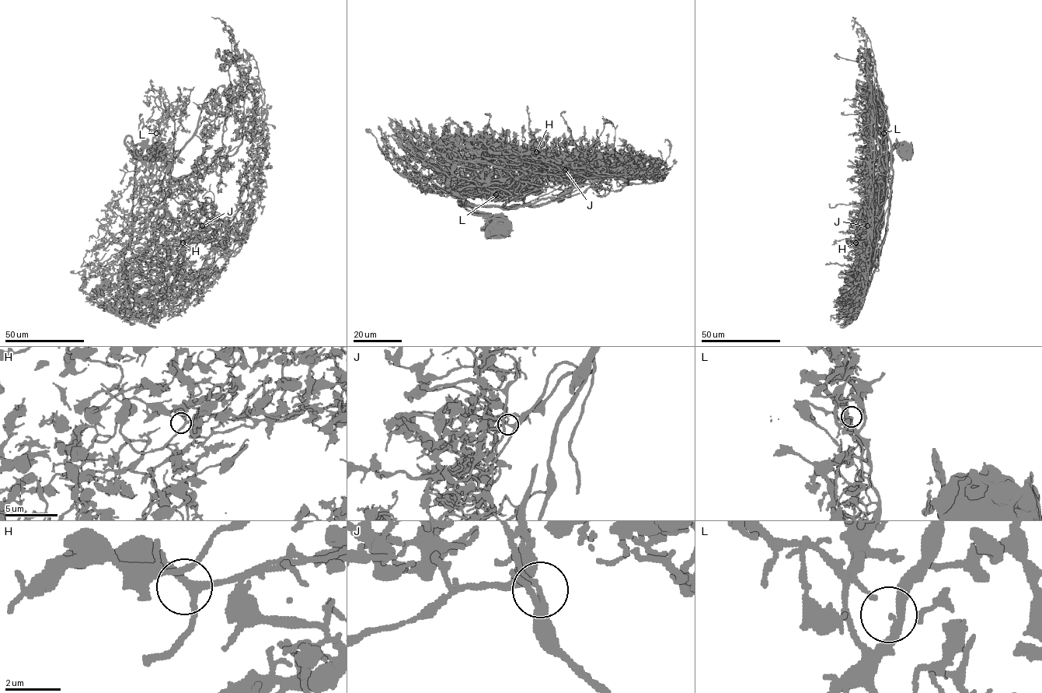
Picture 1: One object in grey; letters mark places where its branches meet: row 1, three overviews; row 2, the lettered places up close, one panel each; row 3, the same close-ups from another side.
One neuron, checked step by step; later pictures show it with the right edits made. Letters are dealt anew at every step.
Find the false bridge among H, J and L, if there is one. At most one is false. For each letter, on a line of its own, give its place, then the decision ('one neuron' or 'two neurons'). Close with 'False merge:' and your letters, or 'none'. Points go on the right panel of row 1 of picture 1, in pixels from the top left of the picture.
H: place (855, 243); one neuron
J: place (867, 225); one neuron
L: place (883, 133); one neuron
False merge: none

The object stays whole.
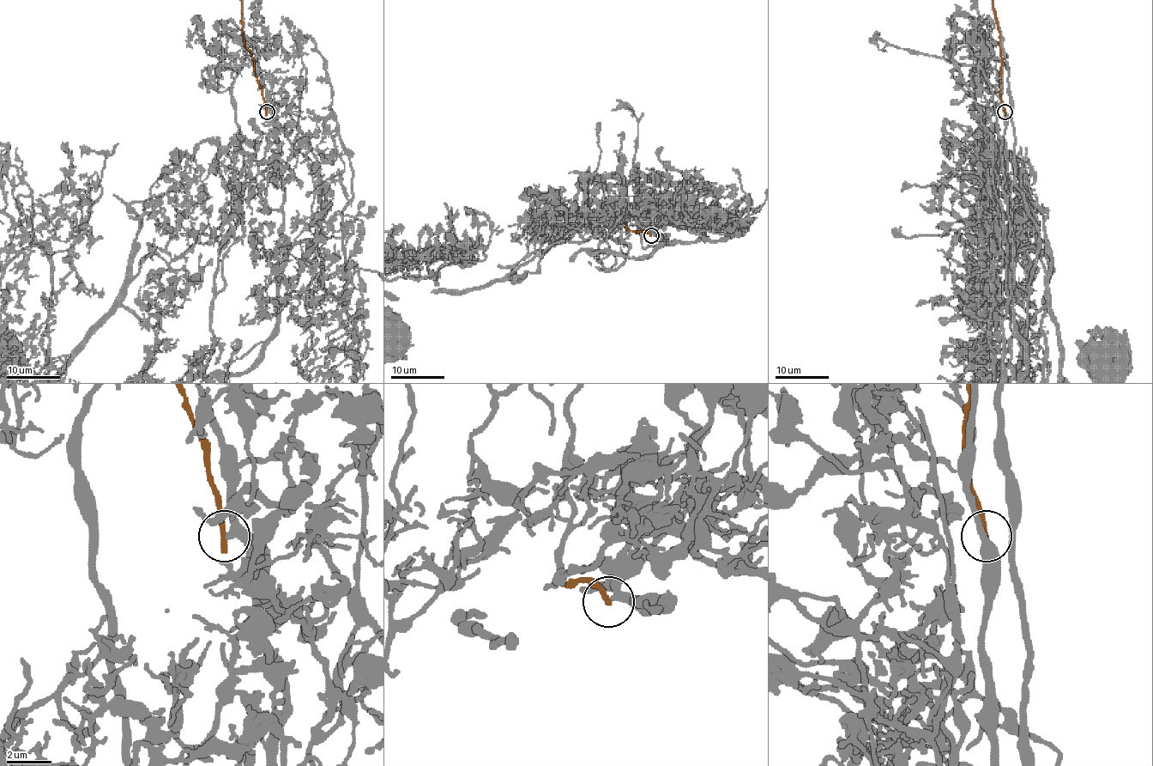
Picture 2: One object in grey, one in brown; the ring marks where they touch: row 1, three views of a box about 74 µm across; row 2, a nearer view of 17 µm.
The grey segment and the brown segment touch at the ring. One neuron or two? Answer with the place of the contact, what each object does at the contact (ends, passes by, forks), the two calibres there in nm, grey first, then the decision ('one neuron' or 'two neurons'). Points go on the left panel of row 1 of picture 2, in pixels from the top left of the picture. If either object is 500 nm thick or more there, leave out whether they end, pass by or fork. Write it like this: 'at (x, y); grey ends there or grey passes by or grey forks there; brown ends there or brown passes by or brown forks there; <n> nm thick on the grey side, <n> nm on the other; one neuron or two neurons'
at (267, 112); grey passes by; brown ends there; 280 nm thick on the grey side, 300 nm on the other; two neurons

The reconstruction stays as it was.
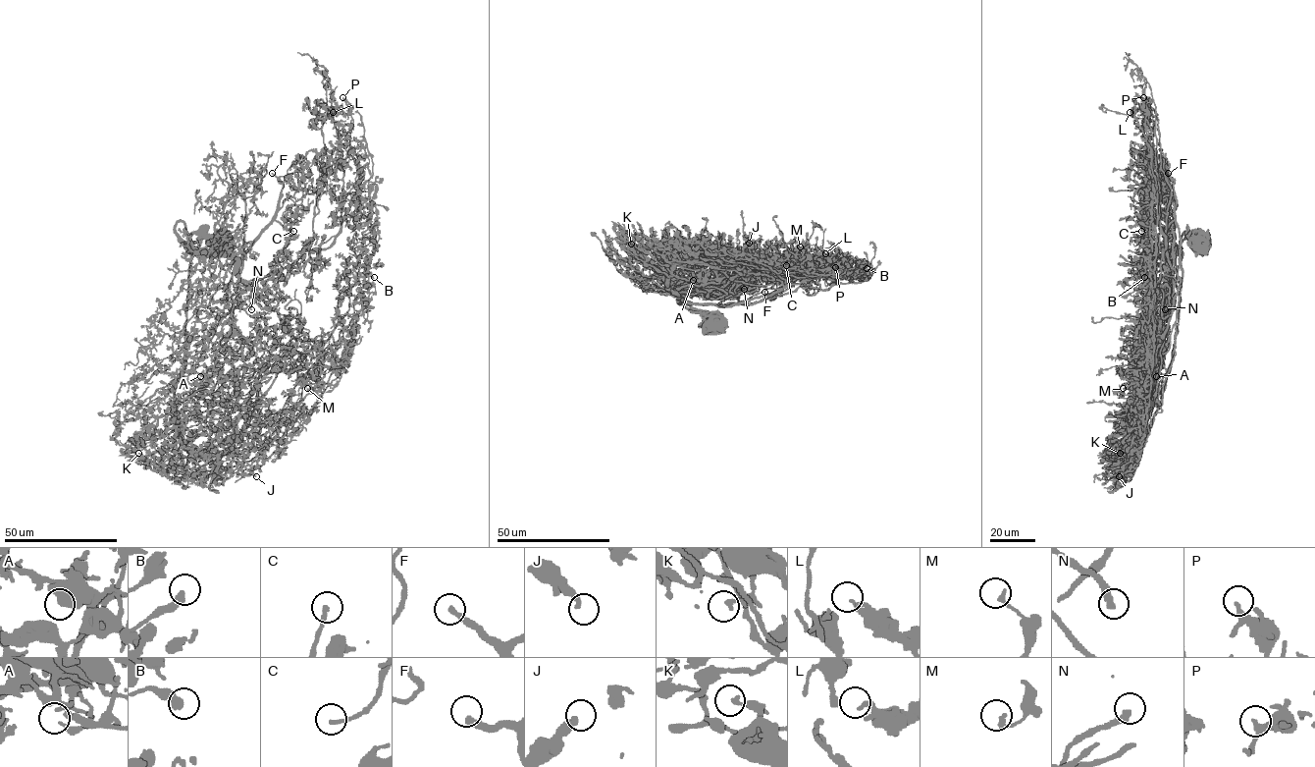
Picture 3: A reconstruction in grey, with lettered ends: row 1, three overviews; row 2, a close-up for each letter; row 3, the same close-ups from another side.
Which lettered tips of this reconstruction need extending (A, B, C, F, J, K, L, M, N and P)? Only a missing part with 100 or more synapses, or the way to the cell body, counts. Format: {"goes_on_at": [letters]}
{"goes_on_at": ["F", "N"]}

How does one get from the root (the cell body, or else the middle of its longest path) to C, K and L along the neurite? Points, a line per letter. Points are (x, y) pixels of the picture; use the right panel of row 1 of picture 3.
C: (1199, 246), (1185, 238), (1180, 244), (1181, 257), (1181, 236), (1174, 221), (1166, 229), (1155, 221), (1141, 231)
K: (1199, 246), (1186, 238), (1180, 244), (1180, 319), (1171, 371), (1142, 406), (1143, 412), (1115, 455), (1120, 453)
L: (1199, 246), (1185, 238), (1181, 257), (1174, 203), (1148, 188), (1146, 111), (1130, 112)

